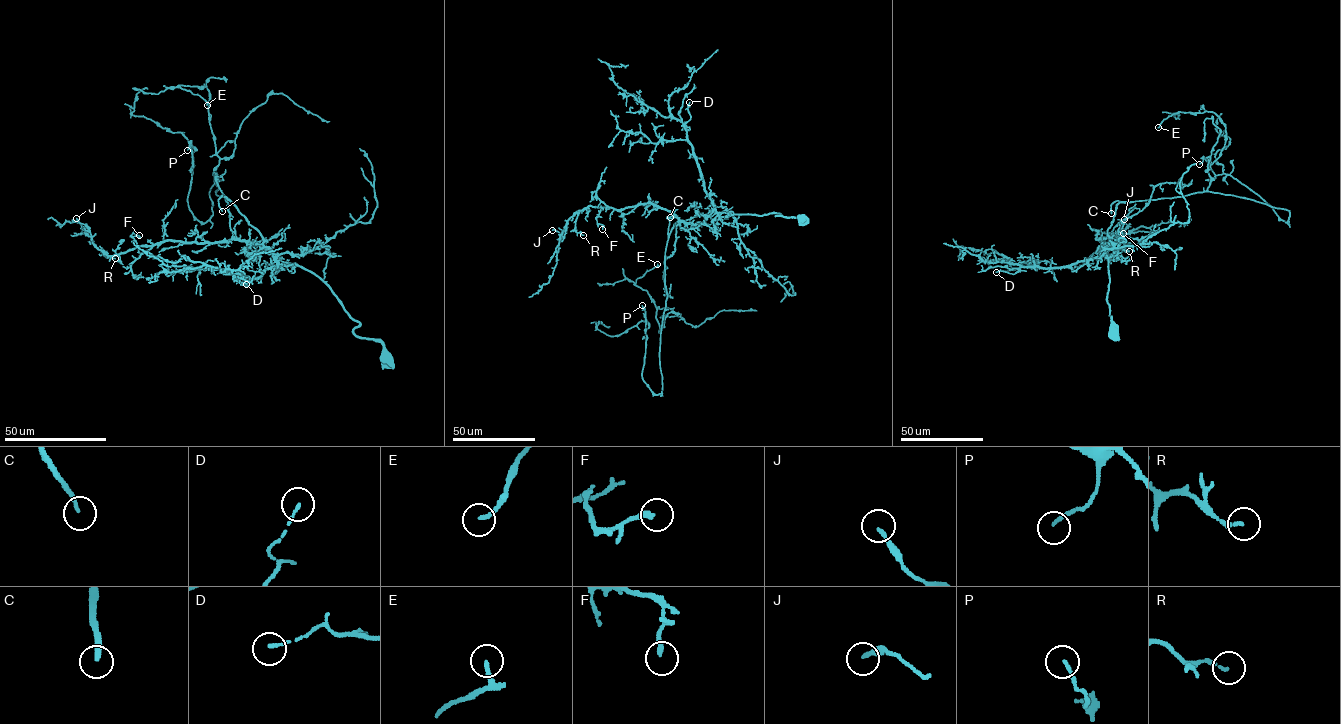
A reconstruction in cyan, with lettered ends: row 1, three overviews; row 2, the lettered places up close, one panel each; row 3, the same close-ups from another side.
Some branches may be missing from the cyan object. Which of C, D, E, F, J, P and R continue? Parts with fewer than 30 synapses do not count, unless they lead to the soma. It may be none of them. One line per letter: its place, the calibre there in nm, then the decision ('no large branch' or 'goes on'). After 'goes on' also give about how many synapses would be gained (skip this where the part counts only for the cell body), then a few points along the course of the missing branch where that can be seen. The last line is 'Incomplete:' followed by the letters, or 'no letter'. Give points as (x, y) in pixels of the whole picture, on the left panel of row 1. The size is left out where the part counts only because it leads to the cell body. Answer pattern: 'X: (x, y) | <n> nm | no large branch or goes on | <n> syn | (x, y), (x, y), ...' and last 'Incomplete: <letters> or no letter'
C: (222, 211) | 190 nm | goes on | 250 syn | (222, 211), (227, 227), (220, 233), (165, 234), (165, 222), (188, 178), (189, 170), (174, 158)
D: (246, 284) | 120 nm | no large branch
E: (207, 105) | 180 nm | no large branch
F: (139, 235) | 200 nm | no large branch
J: (76, 218) | 180 nm | no large branch
P: (187, 150) | 130 nm | no large branch
R: (115, 258) | 150 nm | no large branch
Incomplete: C

